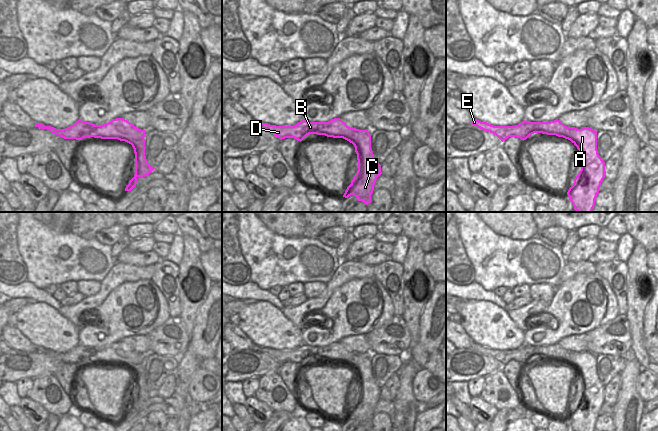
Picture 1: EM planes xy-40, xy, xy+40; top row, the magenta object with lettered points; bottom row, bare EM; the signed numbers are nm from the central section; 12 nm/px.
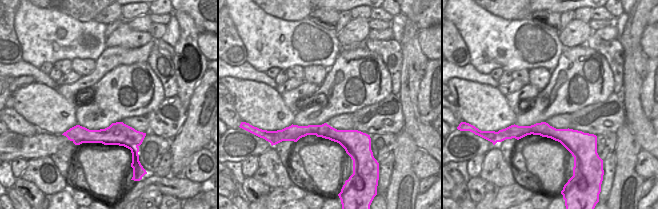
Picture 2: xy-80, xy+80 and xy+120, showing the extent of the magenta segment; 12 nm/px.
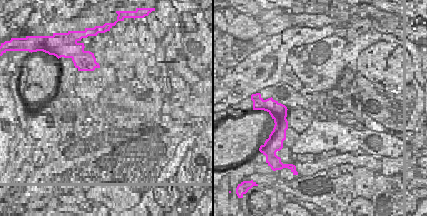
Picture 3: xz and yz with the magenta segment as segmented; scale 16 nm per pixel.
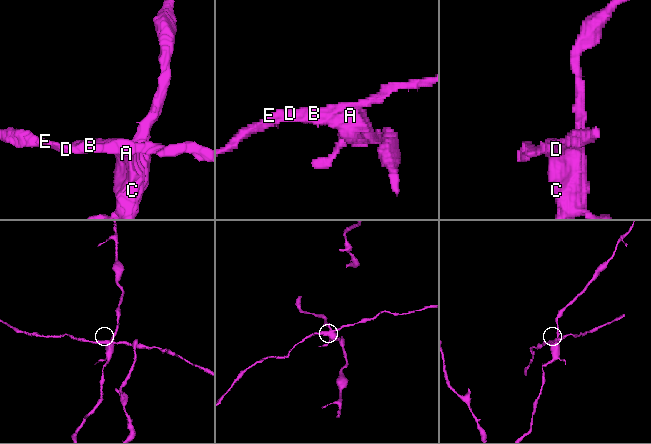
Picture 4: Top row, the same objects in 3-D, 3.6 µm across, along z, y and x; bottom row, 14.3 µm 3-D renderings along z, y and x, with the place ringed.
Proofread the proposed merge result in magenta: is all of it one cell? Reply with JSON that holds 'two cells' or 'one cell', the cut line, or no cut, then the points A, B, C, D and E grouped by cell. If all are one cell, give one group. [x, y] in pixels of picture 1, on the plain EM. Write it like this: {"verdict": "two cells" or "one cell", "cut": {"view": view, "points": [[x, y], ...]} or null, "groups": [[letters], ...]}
{"verdict": "two cells", "cut": {"view": "xy", "points": [[358, 353], [347, 364]]}, "groups": [["A", "C"], ["B", "D", "E"]]}

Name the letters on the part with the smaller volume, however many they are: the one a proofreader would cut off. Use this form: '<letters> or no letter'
B, D, E

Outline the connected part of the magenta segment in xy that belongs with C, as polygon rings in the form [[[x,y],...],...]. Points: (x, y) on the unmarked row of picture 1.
[[[356,354],[347,365],[355,371],[358,384],[358,395],[343,421],[353,419],[366,429],[371,427],[371,419],[377,402],[381,399],[381,389],[375,384],[371,373],[371,359],[368,354]]]

